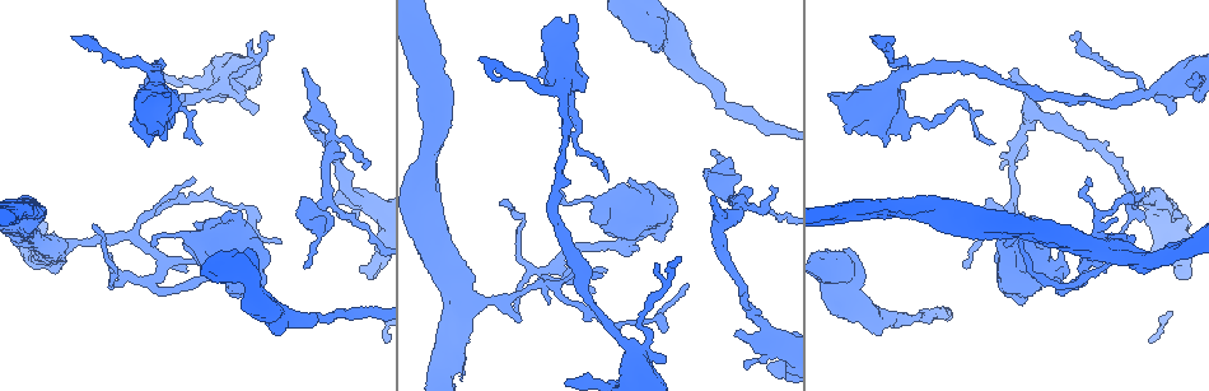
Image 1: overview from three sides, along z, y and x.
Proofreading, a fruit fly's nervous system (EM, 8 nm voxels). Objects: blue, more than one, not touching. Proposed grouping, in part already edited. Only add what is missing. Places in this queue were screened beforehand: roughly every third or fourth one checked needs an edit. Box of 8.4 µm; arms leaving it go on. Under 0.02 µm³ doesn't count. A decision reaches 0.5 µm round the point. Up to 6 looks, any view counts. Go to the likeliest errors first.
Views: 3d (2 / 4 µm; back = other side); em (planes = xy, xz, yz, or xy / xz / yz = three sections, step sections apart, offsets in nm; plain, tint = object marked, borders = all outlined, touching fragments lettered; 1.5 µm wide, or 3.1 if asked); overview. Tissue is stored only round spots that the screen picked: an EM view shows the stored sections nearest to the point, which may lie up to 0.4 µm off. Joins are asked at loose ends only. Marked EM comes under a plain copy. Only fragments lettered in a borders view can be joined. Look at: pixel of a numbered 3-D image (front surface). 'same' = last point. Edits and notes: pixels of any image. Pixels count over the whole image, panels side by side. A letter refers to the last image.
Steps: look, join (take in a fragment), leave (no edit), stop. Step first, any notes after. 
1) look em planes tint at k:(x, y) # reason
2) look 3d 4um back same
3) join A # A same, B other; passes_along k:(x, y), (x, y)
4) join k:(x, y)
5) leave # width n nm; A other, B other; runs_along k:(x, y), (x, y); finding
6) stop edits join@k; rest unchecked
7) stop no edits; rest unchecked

look 3d 4um at 1:(304, 73) # free end

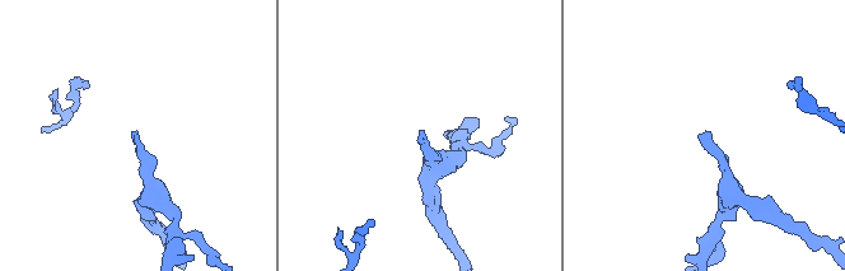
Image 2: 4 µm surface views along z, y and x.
look em planes borders at 2:(135, 132)

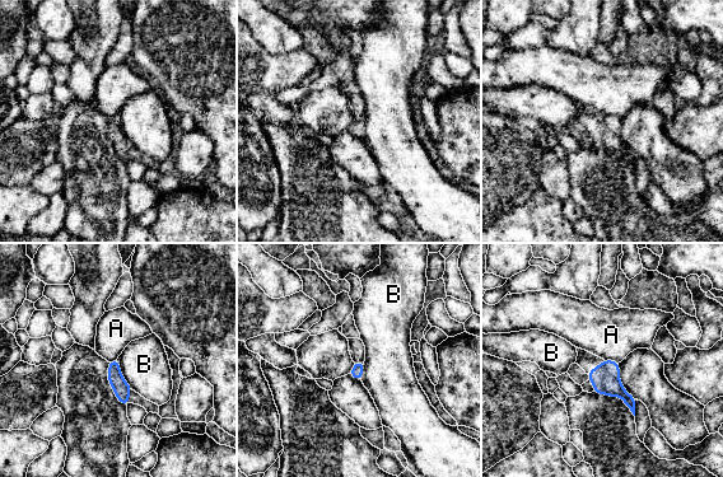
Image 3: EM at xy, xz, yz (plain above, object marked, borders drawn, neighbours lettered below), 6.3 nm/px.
leave # A other, B other; border 3:(603, 359), (611, 359), (617, 364); no lettered fragment goes on from it

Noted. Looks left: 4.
look em xy step 4 borders at 1:(481, 58) # branch stops here

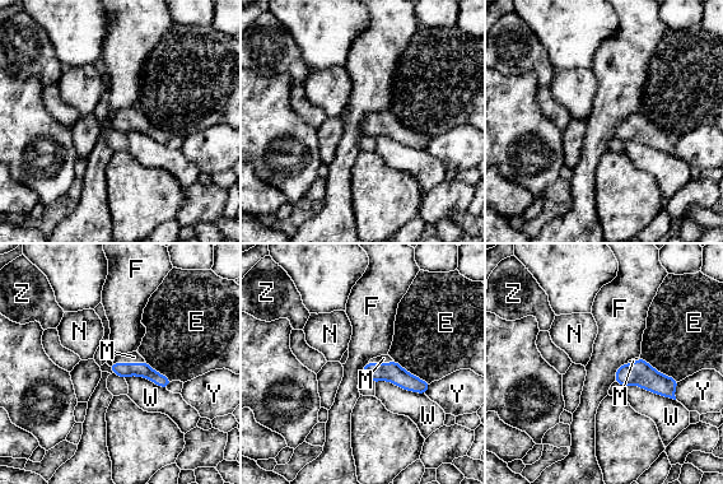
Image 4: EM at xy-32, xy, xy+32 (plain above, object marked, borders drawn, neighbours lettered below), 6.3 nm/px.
look em planes borders same # another direction

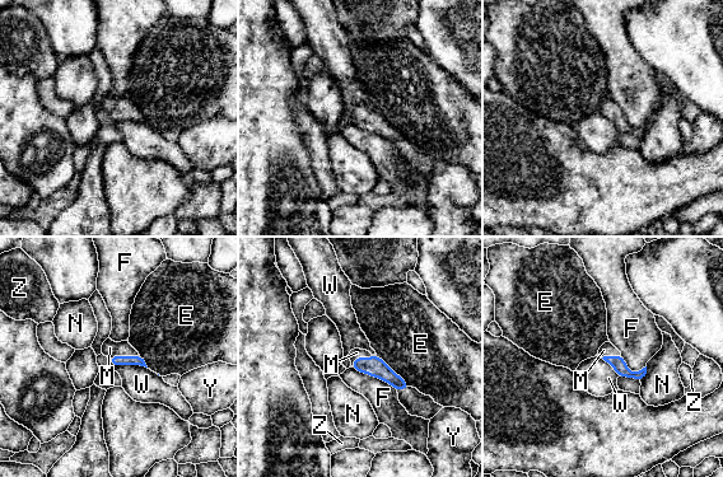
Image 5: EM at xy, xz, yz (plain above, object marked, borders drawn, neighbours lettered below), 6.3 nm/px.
join M # E other, F other, M same, N other, W other, Y other, Z other; it goes on there

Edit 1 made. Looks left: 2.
stop edits join@5; rest unchecked

